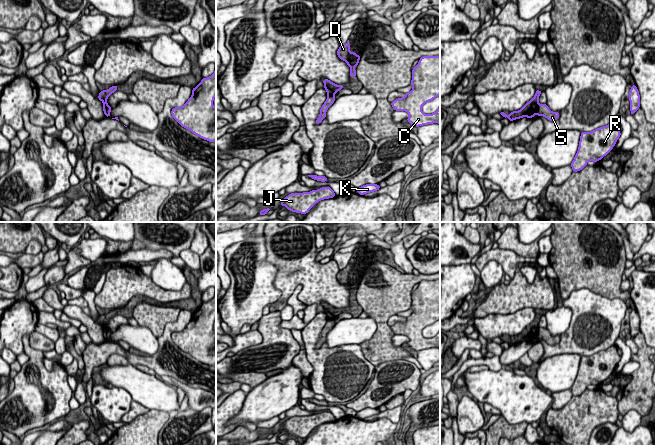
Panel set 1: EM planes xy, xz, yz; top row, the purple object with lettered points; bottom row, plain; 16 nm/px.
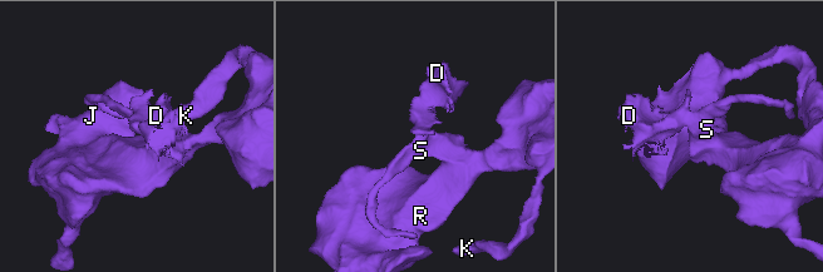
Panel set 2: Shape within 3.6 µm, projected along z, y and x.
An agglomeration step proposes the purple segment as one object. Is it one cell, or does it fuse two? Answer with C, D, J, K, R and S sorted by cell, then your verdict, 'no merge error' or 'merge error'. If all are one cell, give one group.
groups C J K R S / D; merge error

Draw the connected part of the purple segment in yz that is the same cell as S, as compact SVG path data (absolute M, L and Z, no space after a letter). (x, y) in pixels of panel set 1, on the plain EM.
M539 328L537 332L538 341L544 340L549 345L555 345L558 343L559 336L552 336L547 328Z

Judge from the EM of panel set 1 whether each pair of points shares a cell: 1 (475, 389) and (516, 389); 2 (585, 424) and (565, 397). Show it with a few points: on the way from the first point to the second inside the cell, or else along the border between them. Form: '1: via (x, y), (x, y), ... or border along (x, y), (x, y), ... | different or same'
1: via (485, 389), (506, 389) | same
2: border along (573, 395), (561, 408), (551, 408) | different

